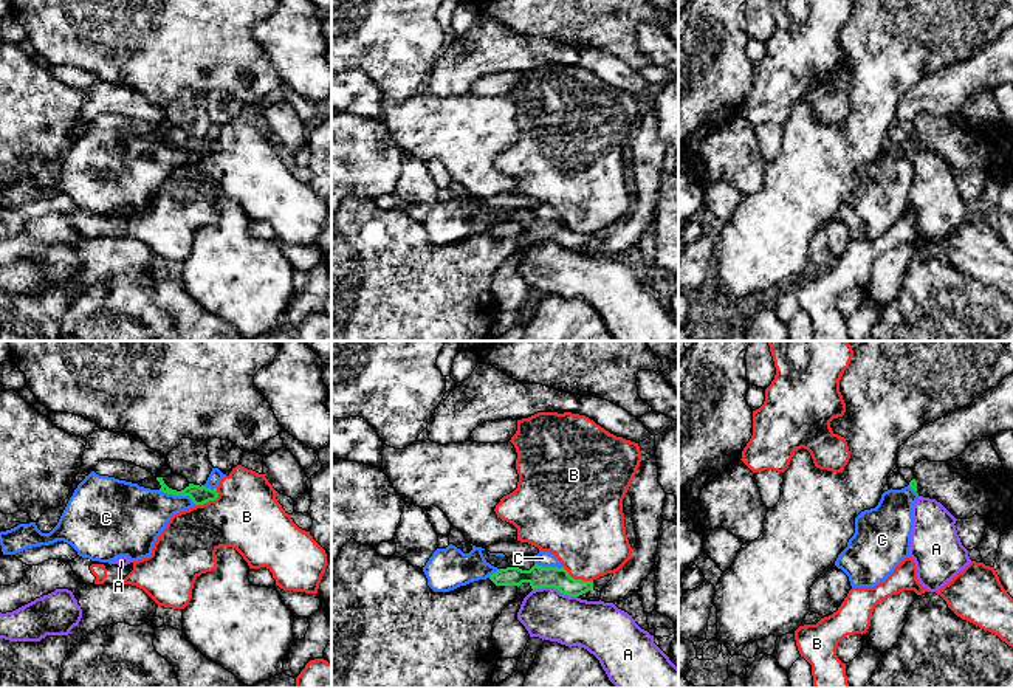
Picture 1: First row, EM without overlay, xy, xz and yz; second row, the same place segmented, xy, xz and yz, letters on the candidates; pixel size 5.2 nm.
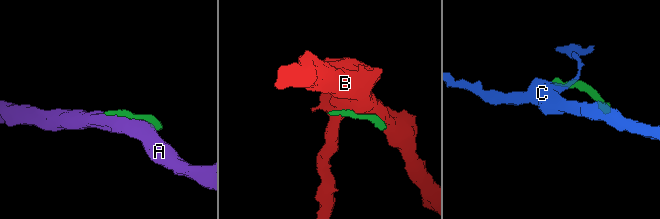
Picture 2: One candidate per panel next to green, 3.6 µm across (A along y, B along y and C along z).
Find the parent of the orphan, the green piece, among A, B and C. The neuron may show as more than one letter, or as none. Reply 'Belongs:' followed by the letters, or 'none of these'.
Belongs: none of these

